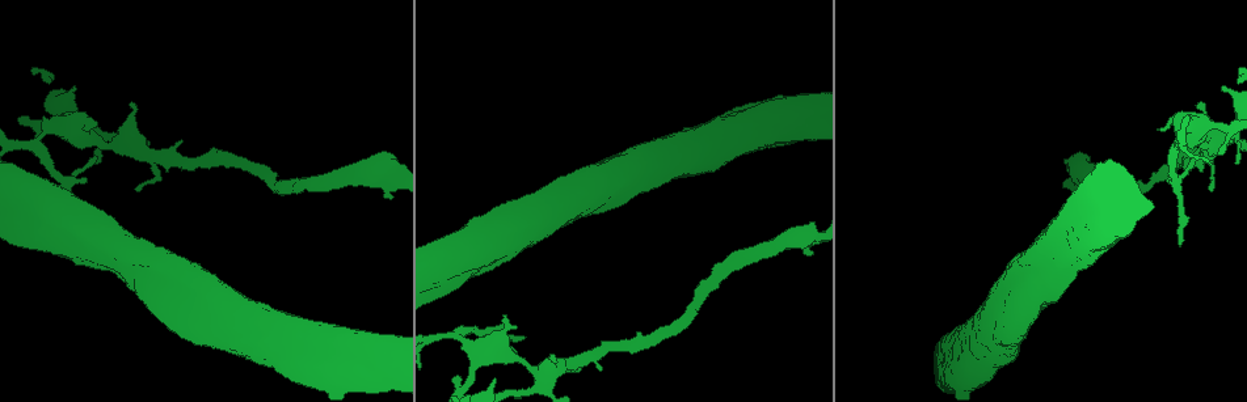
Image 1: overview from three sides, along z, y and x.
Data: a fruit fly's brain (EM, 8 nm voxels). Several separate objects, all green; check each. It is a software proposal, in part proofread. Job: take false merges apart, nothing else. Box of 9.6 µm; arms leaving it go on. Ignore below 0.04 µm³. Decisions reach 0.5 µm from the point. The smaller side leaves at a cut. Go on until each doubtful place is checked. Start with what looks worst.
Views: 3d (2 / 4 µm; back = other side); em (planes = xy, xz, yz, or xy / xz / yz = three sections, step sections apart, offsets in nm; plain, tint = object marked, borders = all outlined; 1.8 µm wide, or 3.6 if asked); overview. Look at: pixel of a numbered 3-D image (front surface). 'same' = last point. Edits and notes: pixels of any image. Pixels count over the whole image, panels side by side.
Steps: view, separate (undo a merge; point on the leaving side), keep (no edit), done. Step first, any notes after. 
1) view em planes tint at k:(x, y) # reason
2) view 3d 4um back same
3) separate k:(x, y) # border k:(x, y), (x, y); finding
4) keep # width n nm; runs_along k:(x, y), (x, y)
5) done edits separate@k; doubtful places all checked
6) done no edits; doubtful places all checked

view em 3.6um planes tint at 1:(480, 357) # sharp bend

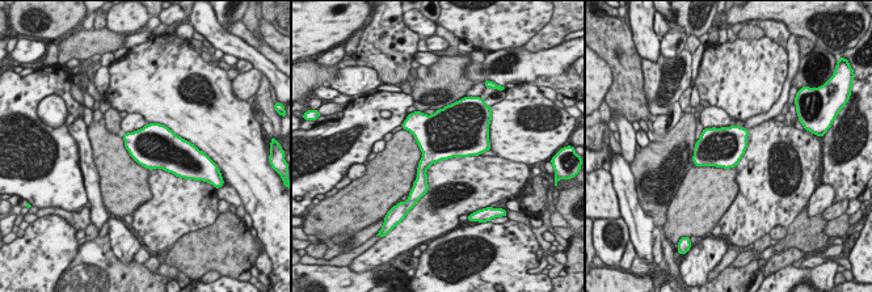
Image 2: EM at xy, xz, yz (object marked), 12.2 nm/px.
keep # continuous, no second neuron

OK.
view em planes borders at 1:(1214, 144) # abrupt turn

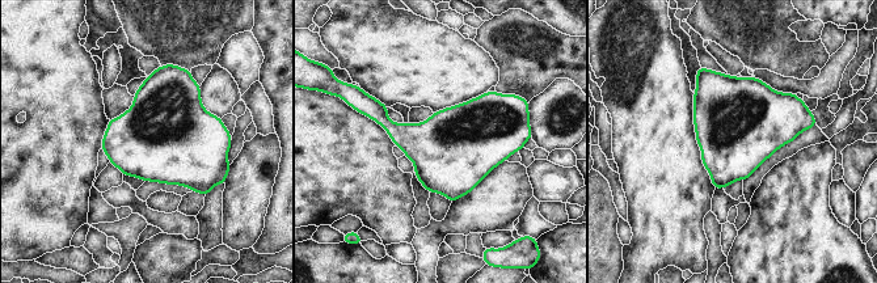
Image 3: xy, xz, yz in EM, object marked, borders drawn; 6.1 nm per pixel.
keep # all the same neuron

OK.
view em yz step 16 tint at 1:(456, 334) # abrupt turn

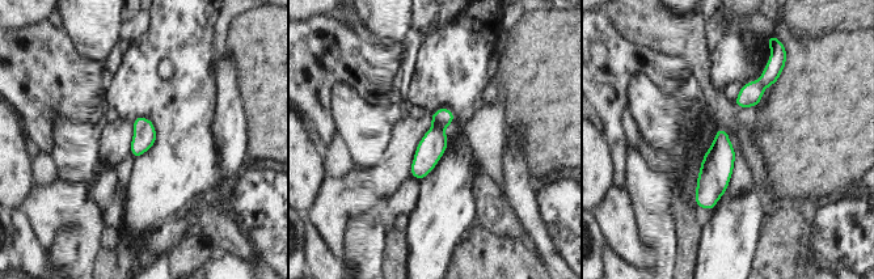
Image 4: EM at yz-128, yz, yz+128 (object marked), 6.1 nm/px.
view em planes tint same

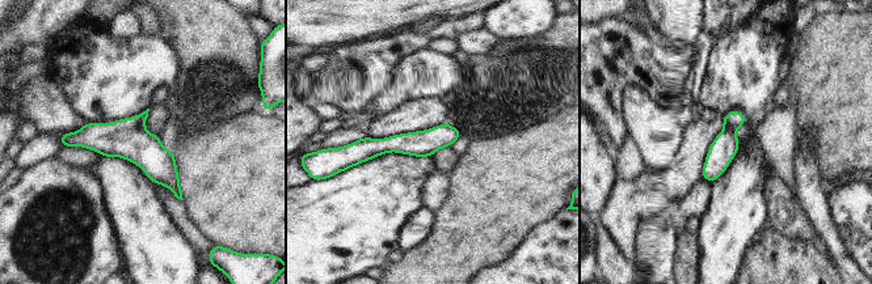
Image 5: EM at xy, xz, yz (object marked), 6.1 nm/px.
keep # runs_along 5:(63, 136), (129, 139), (178, 194); one neuron here

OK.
done no edits; doubtful places all checked

